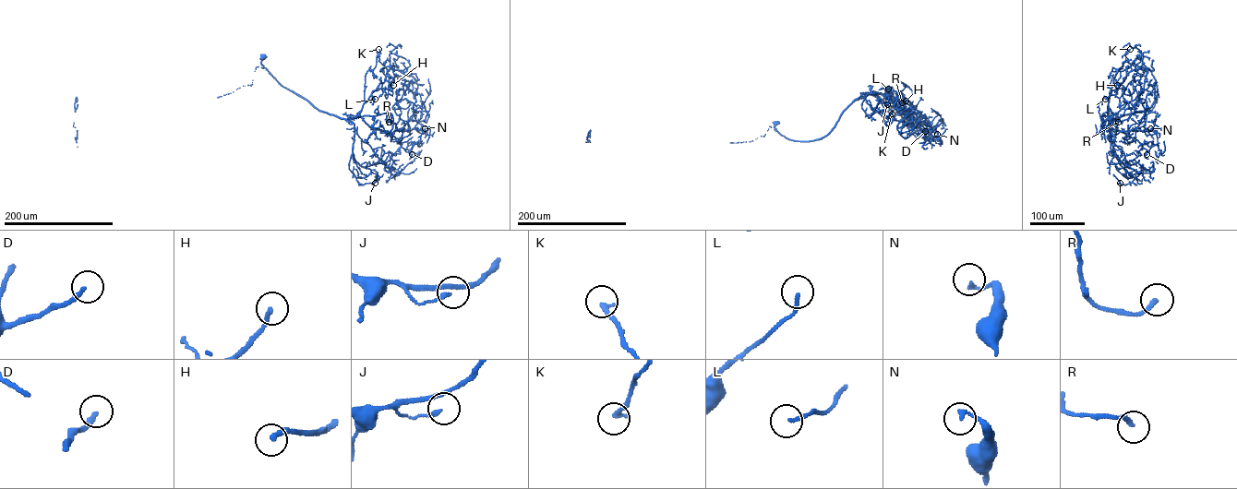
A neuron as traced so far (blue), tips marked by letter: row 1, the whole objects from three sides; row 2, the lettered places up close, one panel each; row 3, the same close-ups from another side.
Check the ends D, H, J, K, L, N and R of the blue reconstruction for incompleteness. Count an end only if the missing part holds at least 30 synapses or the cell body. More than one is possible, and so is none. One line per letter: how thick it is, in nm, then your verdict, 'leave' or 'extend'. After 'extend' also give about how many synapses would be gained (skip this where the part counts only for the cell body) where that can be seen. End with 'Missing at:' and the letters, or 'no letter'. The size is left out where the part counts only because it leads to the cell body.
D: 220 nm | leave
H: 240 nm | extend | 60 syn
J: 150 nm | leave
K: 220 nm | leave
L: 160 nm | extend | 35 syn
N: 170 nm | leave
R: 200 nm | extend | 30 syn
Missing at: H, L, R

